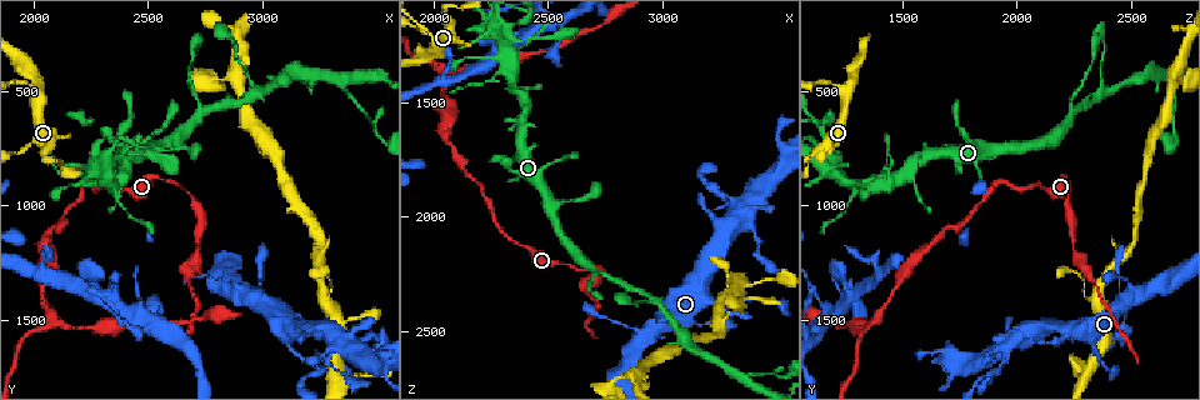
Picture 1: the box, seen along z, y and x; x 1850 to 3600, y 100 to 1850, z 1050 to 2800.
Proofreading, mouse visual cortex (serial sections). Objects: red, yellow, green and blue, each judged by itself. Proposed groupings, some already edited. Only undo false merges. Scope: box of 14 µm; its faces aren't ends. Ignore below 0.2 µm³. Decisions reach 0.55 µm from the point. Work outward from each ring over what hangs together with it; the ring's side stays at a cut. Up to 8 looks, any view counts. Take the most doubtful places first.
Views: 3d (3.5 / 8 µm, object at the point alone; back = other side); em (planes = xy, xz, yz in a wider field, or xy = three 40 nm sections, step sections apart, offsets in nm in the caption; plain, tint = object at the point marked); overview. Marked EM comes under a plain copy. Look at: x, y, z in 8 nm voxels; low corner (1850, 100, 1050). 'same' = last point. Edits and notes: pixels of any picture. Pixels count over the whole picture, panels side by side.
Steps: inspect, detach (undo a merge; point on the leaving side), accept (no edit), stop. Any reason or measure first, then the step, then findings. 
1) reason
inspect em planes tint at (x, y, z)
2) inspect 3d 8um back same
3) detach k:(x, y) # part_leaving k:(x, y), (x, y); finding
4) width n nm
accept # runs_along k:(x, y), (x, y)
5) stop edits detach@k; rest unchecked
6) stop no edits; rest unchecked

side arm on a straight run
inspect 3d 3.5um at (2030, 530, 1260)

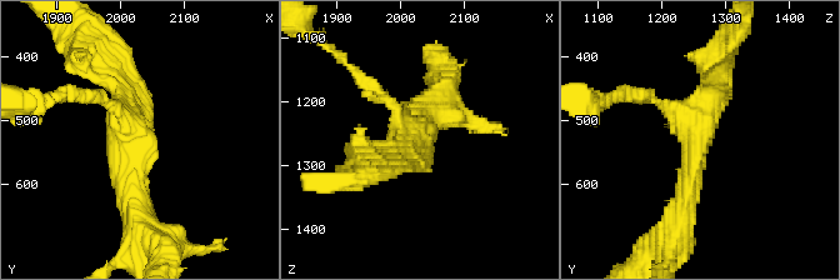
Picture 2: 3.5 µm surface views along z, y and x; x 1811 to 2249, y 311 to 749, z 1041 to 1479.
accept # runs_along 2:(679, 215), (720, 63); one cell here

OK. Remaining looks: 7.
three-way junction
inspect 3d 3.5um at (2080, 1490, 1370)

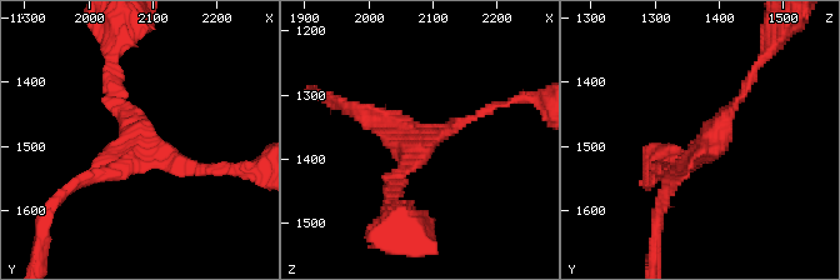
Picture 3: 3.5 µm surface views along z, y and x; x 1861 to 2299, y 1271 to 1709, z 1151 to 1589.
arms 3; arm_widths 150, 150, 200 nm
inspect em xy step 3 tint at (2080, 1505, 1375)

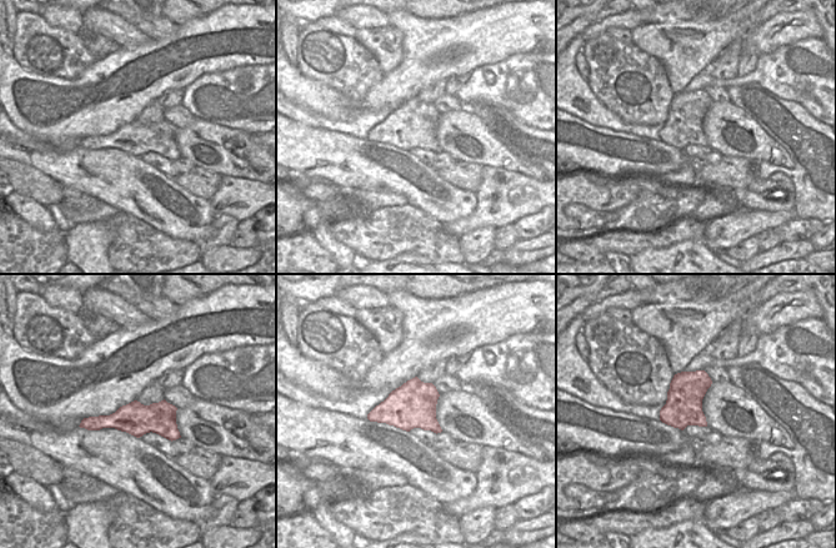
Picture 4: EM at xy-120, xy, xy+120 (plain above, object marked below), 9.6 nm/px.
accept # runs_along 3:(109, 81), (144, 150), (209, 170); all the same cell

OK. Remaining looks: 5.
three arms meet
inspect 3d 3.5um at (3320, 1620, 1960)

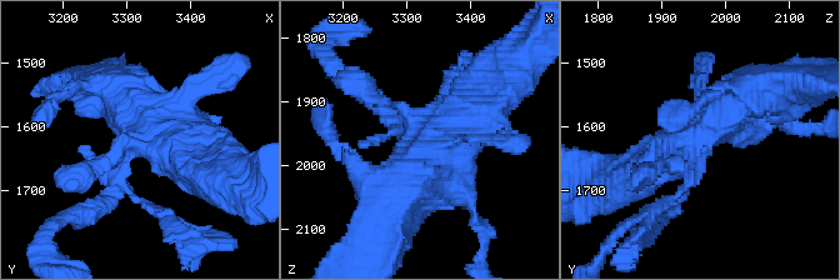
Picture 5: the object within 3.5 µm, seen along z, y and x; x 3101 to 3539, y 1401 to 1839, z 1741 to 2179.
need the tissue
inspect em planes tint at (3315, 1620, 1945)

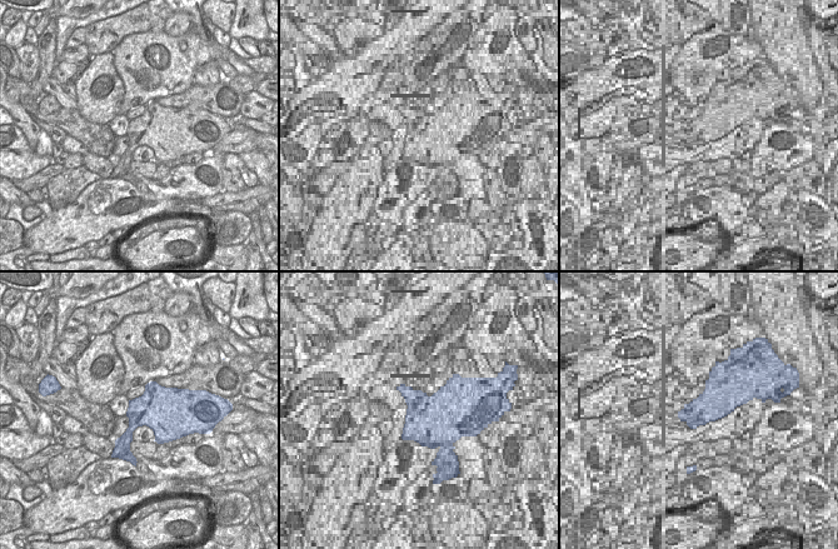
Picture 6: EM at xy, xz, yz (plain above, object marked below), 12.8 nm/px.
cut it another way
inspect em xy step 1 tint same

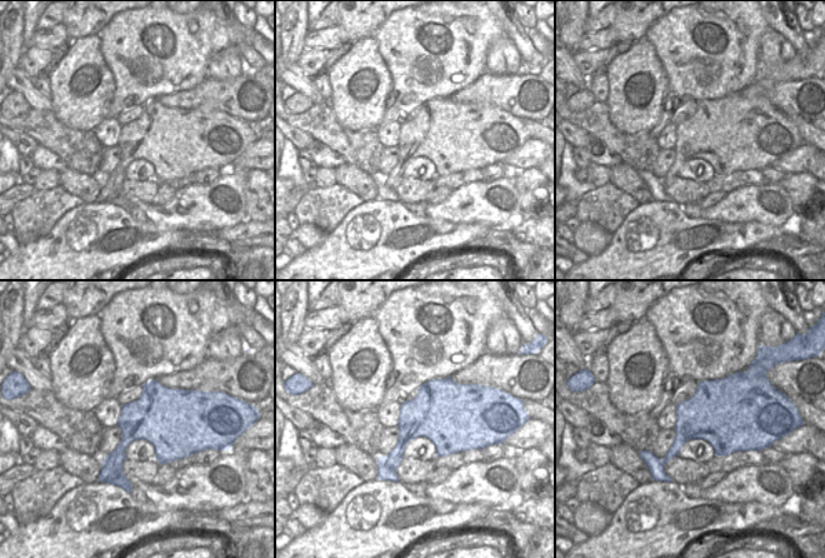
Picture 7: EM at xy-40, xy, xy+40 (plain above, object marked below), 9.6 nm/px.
accept # runs_along 5:(395, 199), (490, 90); one cell here

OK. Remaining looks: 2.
stop no edits; rest unchecked

